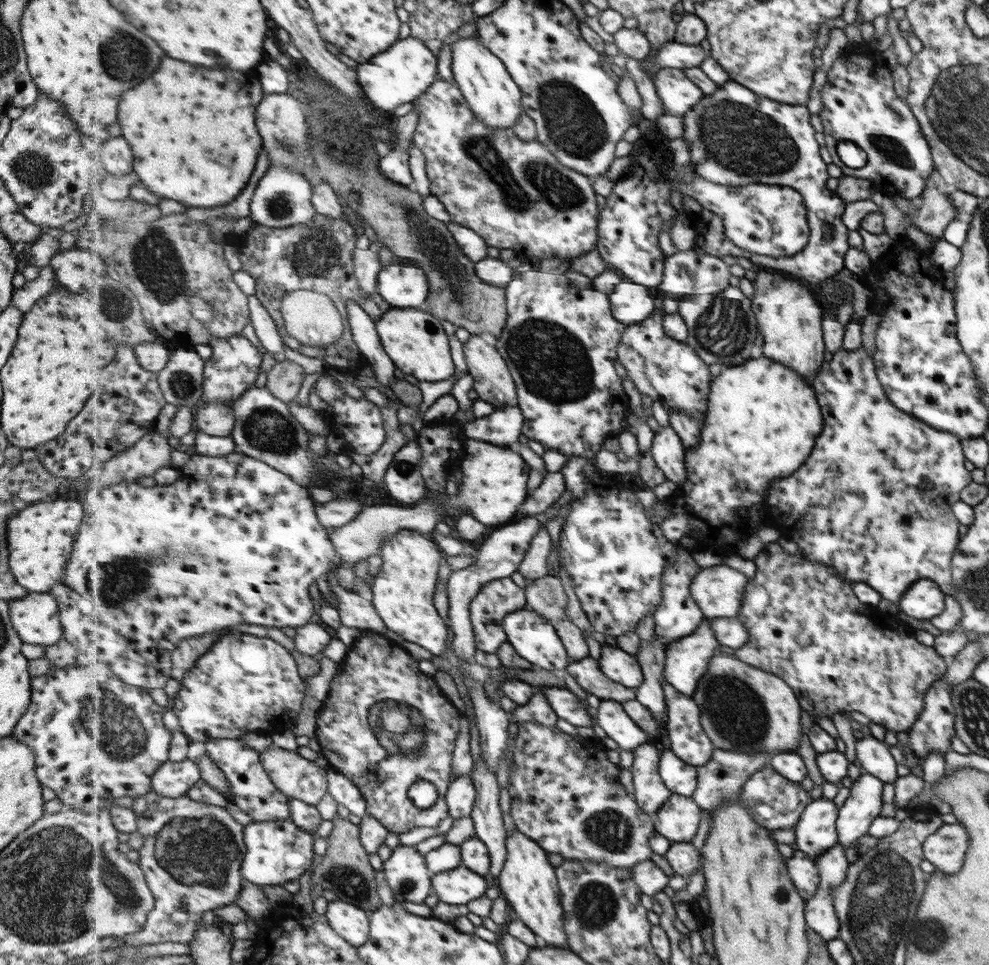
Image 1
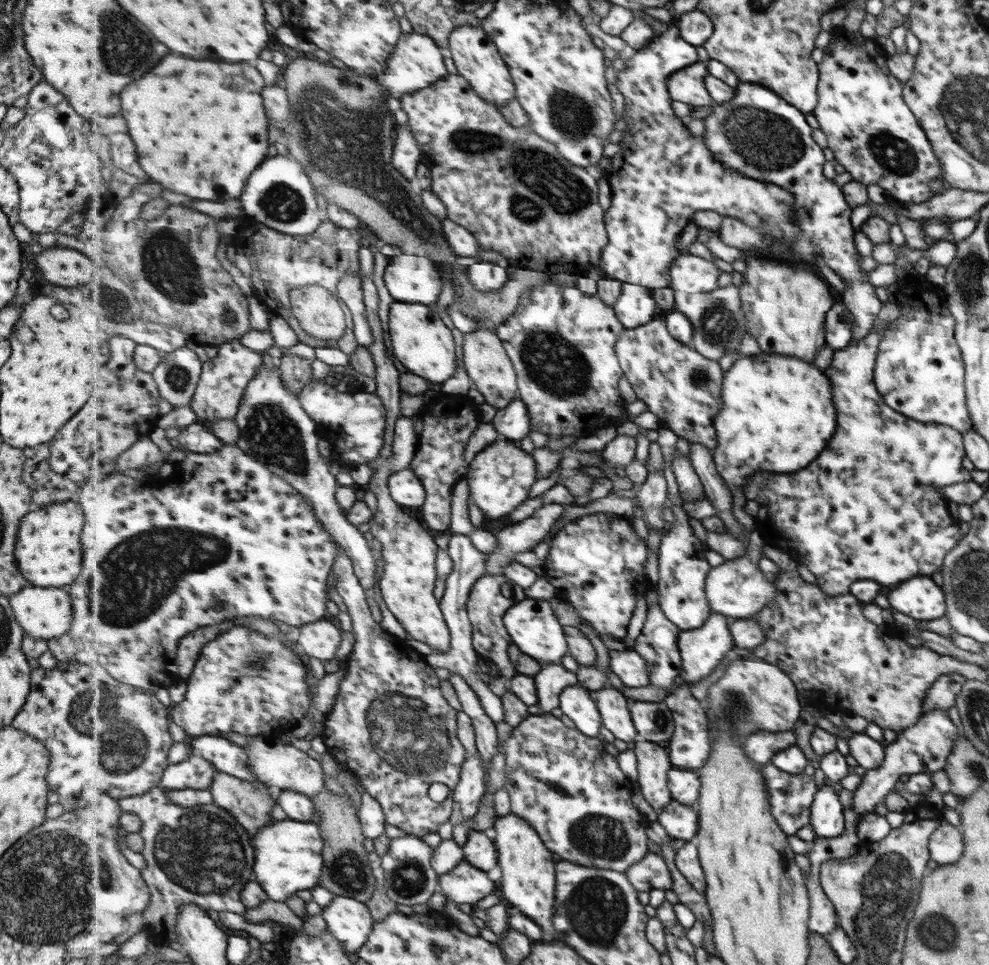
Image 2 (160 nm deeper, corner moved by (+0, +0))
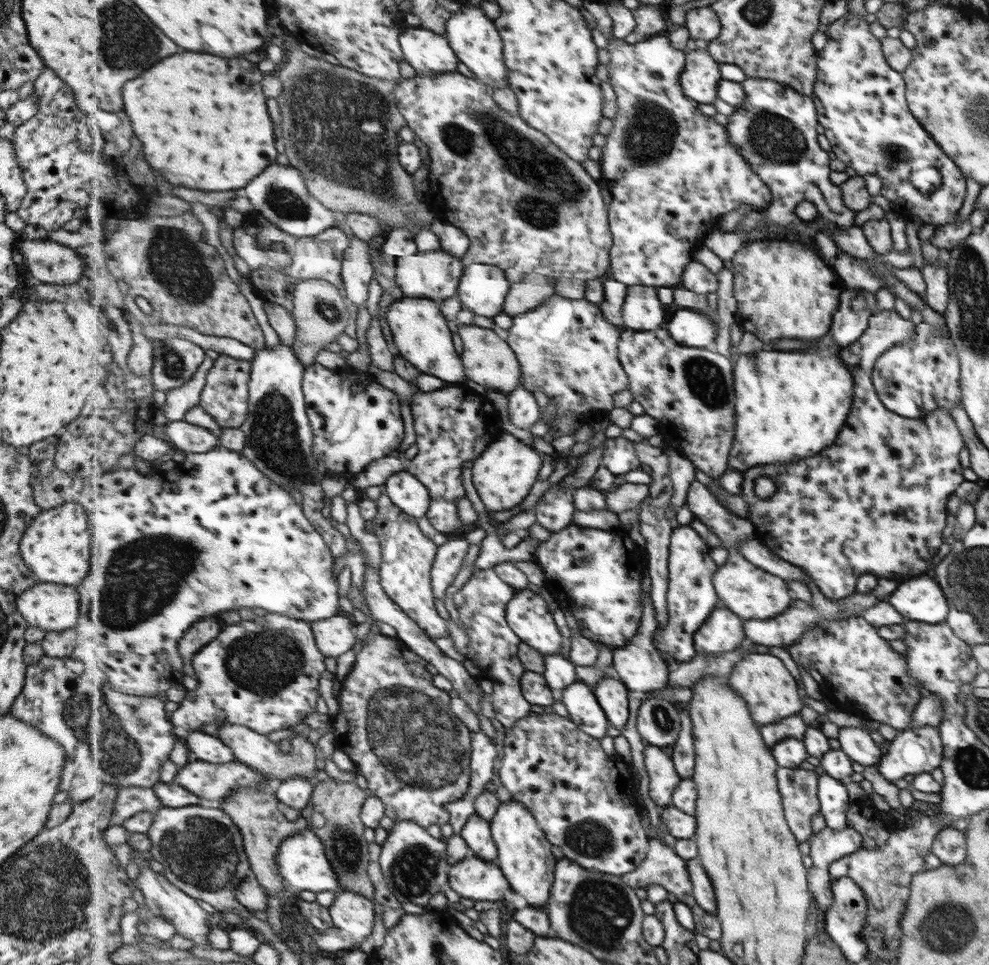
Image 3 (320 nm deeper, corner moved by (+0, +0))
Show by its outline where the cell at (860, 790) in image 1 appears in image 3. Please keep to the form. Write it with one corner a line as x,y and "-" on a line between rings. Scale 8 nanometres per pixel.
935,726
898,731
888,745
887,753
876,767
891,783
903,785
905,774
929,773
940,765
942,744

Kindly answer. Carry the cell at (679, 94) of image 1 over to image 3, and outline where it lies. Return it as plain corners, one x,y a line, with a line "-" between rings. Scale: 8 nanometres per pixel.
709,48
687,51
686,70
680,76
684,93
699,104
713,104
719,98
719,82
722,82
722,63
712,54

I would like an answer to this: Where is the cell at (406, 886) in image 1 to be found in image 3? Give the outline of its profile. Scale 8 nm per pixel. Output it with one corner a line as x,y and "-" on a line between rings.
402,820
395,823
395,826
389,833
388,839
381,846
379,863
389,890
391,890
400,903
412,902
426,908
429,900
437,892
442,892
444,885
450,882
450,870
452,867
448,844
429,834
428,829
421,826
417,821

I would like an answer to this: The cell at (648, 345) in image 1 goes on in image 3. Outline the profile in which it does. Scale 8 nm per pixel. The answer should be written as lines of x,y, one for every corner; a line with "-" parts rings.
667,327
659,330
636,331
626,328
618,344
619,358
630,377
633,400
659,422
659,432
665,436
667,447
673,448
695,463
703,473
720,480
729,469
733,442
735,442
735,377
734,364
727,356
714,349
688,347
679,344

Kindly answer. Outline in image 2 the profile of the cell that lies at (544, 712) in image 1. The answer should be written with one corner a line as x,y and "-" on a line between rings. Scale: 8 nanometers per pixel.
561,664
543,666
541,673
534,680
540,700
537,706
543,715
550,714
555,708
560,708
560,696
565,688
580,684
578,674
569,672

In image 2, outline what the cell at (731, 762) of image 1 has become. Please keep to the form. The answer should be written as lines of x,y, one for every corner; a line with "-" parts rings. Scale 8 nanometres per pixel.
792,730
781,732
757,731
749,740
745,739
744,749
755,761
755,764
763,766
773,758
777,751
782,751
796,742
796,734

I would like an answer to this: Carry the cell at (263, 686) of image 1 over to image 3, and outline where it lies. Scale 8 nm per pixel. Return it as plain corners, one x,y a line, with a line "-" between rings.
277,613
264,614
261,618
263,620
259,622
243,620
235,626
227,626
219,634
219,640
213,640
207,648
203,648
203,652
193,658
192,667
195,666
198,686
195,690
186,692
183,701
172,712
171,723
175,727
192,733
201,731
203,724
215,724
217,719
221,720
222,725
241,724
267,735
277,730
291,729
301,724
309,714
317,712
319,680
321,674
327,671
327,666
325,656
316,643
312,622

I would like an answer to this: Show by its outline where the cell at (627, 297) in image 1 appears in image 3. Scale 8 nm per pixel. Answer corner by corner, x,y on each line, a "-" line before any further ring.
628,286
623,306
623,318
627,328
636,331
659,330
667,327
670,314
659,300
657,287

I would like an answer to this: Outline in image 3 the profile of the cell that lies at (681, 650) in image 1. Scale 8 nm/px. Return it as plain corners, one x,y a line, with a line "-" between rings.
719,605
695,632
696,655
719,656
740,647
741,642
748,638
746,621
731,609

